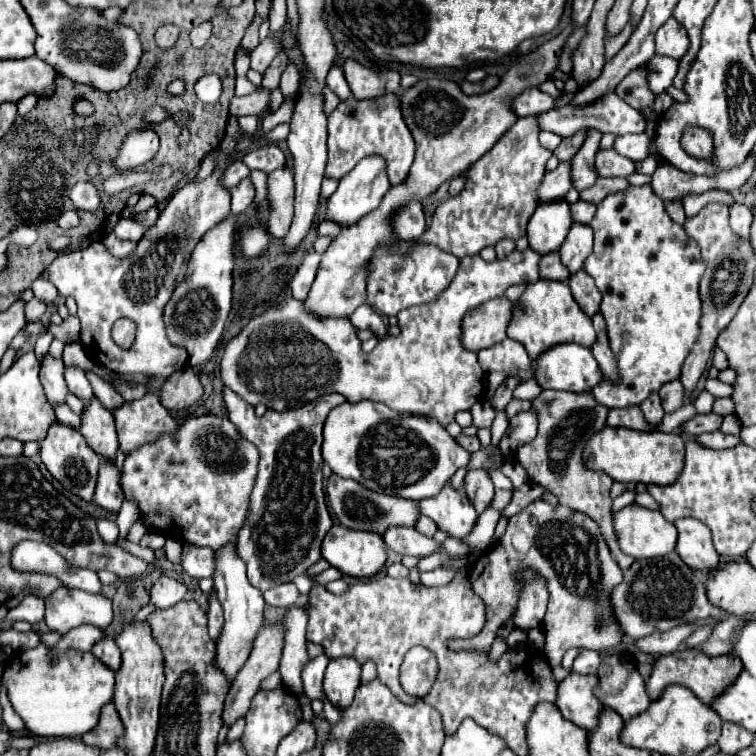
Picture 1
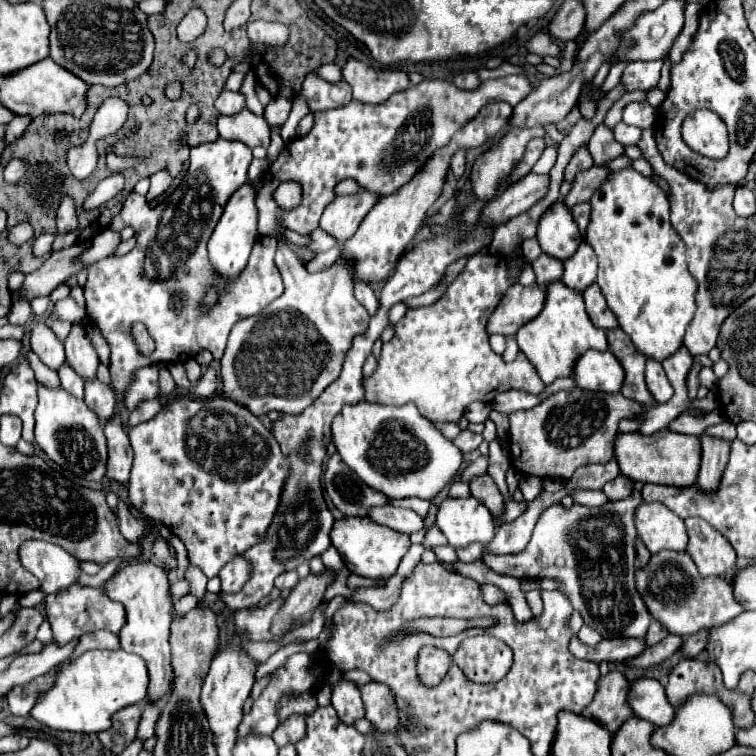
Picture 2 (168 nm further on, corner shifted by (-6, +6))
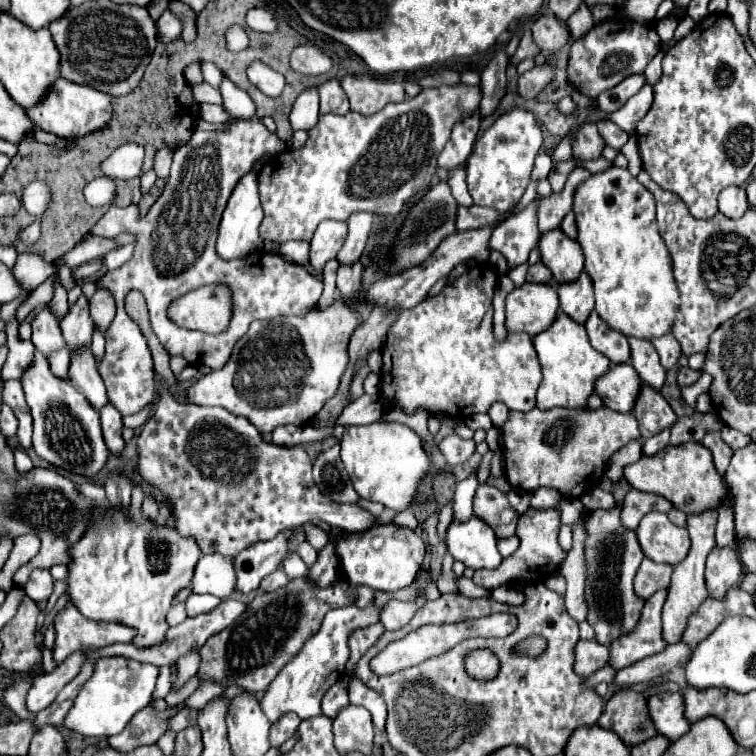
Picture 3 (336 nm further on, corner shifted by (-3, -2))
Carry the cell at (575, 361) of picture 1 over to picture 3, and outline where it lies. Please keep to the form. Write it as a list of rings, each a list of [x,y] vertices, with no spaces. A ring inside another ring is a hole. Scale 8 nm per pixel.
[[[630,363],[612,365],[610,371],[596,381],[596,395],[600,395],[610,409],[632,413],[642,387],[644,381],[640,381],[640,375]]]

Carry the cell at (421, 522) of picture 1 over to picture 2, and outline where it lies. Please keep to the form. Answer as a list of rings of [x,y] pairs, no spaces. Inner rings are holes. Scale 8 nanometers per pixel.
[[[391,499],[391,503],[397,507],[409,507],[415,513],[419,513],[423,519],[427,517],[429,505],[431,505],[431,501],[423,501],[423,499]]]

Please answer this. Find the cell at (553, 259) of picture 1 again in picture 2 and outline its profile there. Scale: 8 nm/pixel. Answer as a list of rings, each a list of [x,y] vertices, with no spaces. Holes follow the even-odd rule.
[[[541,253],[533,263],[531,263],[535,275],[537,275],[537,283],[539,285],[549,285],[553,281],[559,281],[563,275],[563,261],[549,257],[547,253]]]

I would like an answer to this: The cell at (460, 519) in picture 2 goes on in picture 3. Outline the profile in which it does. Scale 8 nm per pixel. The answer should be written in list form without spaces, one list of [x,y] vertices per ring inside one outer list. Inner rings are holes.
[[[470,517],[466,523],[454,521],[446,535],[448,553],[470,569],[496,569],[502,563],[496,543],[498,539],[490,525],[478,517]]]

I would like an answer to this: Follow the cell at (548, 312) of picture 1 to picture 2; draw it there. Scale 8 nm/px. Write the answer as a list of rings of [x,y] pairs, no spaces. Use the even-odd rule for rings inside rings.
[[[553,281],[551,285],[545,285],[545,293],[547,297],[545,297],[543,311],[535,319],[525,323],[515,333],[515,337],[519,349],[535,365],[541,381],[549,385],[557,377],[571,377],[571,367],[583,351],[587,349],[605,351],[607,337],[603,329],[595,329],[595,325],[591,325],[581,293],[575,293],[575,289],[567,289],[563,281]]]

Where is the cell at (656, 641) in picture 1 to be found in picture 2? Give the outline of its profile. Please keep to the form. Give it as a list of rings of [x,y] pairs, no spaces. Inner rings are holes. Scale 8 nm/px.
[[[573,637],[569,649],[571,649],[571,655],[577,659],[587,659],[595,663],[599,661],[621,661],[623,663],[633,657],[639,657],[647,649],[647,643],[645,639],[617,637],[617,639],[603,639],[595,647],[587,647],[577,637]]]

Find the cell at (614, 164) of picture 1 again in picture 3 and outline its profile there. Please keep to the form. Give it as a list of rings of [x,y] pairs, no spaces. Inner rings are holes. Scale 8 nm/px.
[[[582,123],[572,135],[572,155],[578,159],[598,159],[604,141],[594,123]]]

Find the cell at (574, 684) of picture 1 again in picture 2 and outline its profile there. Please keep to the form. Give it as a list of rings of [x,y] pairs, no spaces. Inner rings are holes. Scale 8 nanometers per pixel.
[[[609,671],[605,677],[599,677],[599,689],[595,691],[591,705],[587,705],[581,715],[599,721],[607,731],[615,733],[623,721],[633,715],[627,703],[627,693],[627,679],[617,671]]]

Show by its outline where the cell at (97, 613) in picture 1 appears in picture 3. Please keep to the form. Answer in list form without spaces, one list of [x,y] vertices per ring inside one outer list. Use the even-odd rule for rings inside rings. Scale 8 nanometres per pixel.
[[[72,603],[66,605],[54,619],[56,629],[56,645],[54,659],[60,663],[64,657],[76,651],[100,649],[112,643],[130,643],[136,631],[132,627],[124,627],[118,623],[96,623],[88,621]]]

